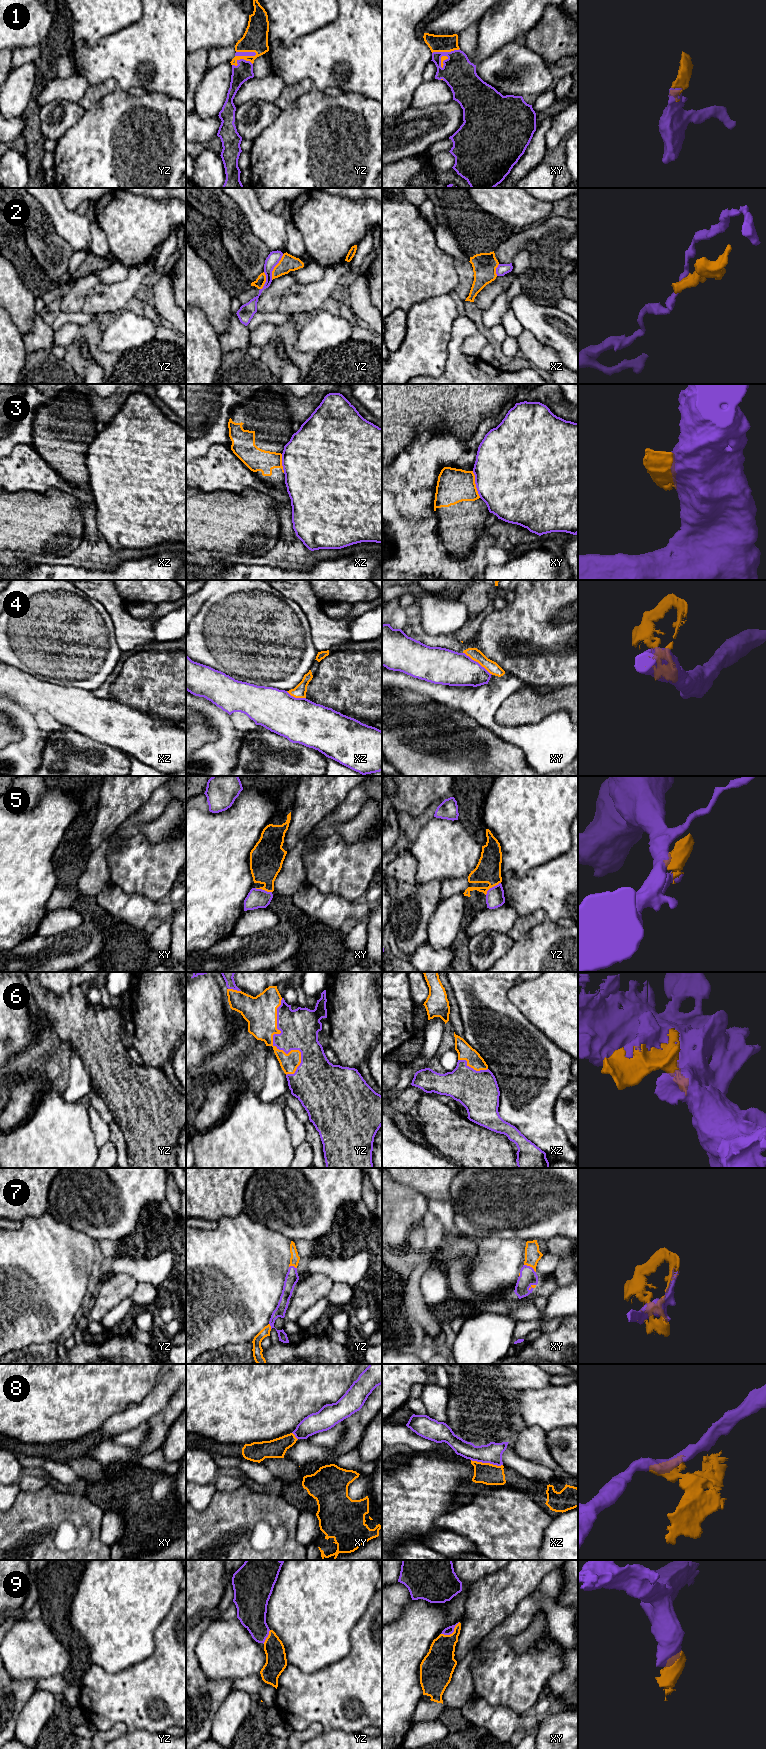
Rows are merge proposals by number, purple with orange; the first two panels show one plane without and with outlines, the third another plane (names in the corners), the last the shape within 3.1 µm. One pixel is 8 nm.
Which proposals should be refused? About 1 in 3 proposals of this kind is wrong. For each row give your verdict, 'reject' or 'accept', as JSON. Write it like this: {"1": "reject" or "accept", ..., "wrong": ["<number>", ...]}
{"1": "accept", "2": "reject", "3": "reject", "4": "reject", "5": "reject", "6": "accept", "7": "accept", "8": "reject", "9": "accept", "wrong": ["2", "3", "4", "5", "8"]}

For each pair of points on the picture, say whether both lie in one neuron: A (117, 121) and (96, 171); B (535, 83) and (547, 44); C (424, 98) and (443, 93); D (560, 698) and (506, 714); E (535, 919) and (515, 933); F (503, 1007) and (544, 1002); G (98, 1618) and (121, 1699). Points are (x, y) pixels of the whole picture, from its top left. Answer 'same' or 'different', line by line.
A: same
B: different
C: same
D: same
E: same
F: different
G: different

